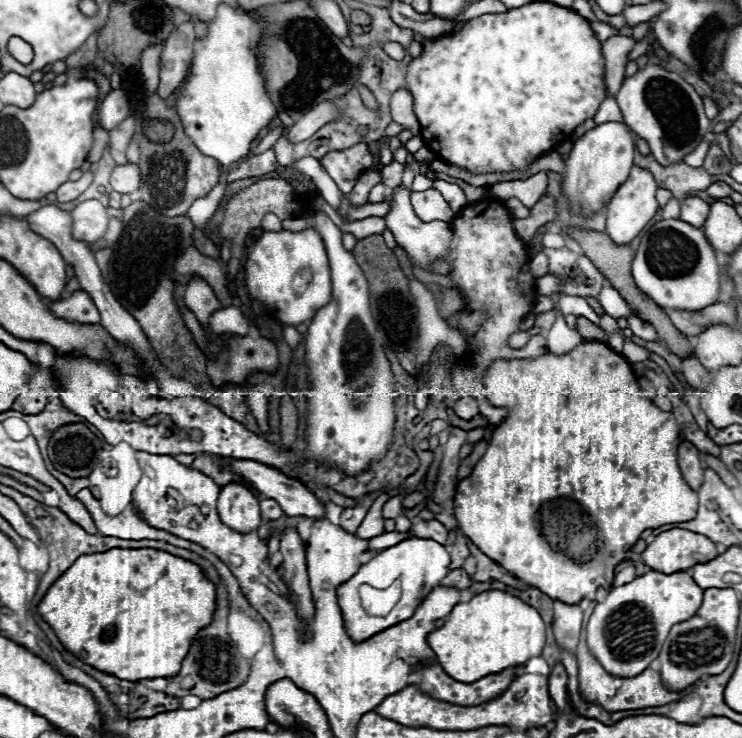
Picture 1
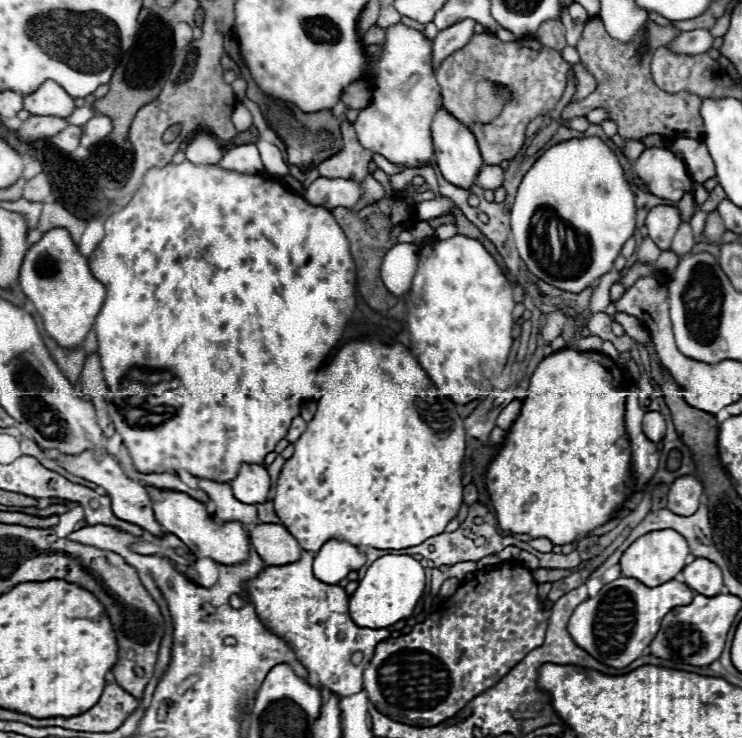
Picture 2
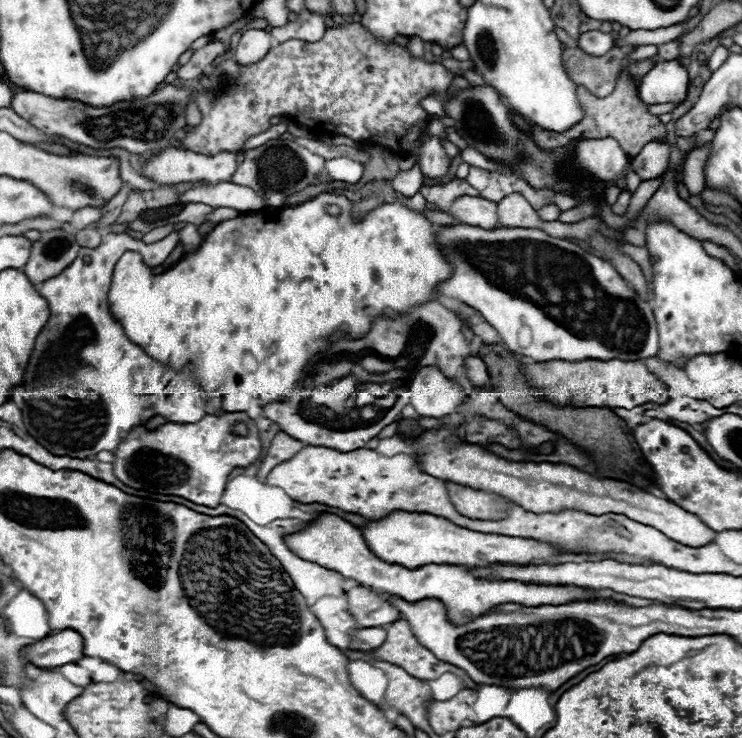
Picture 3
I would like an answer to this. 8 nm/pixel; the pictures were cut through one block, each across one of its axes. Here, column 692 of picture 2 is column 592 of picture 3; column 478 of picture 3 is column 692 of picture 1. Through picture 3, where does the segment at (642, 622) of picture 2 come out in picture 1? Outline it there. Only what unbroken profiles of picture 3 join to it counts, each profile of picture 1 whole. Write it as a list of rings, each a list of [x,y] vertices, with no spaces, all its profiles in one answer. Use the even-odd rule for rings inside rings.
[[[648,572],[632,582],[612,588],[602,604],[596,604],[588,624],[586,642],[590,654],[602,664],[602,668],[620,678],[634,678],[644,672],[658,656],[670,628],[676,622],[684,622],[696,614],[702,604],[702,592],[688,572],[660,574]]]

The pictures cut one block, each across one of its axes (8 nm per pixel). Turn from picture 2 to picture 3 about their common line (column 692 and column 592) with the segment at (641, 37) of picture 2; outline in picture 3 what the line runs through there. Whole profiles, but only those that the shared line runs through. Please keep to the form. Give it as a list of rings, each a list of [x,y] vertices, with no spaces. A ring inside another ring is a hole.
[[[624,72],[620,74],[616,88],[610,96],[594,98],[594,94],[590,94],[586,88],[578,86],[578,100],[582,102],[586,114],[584,114],[582,122],[578,126],[570,128],[566,134],[550,134],[550,132],[542,132],[542,130],[534,128],[534,140],[540,148],[548,148],[548,150],[562,148],[578,138],[614,138],[614,140],[618,140],[622,150],[626,150],[626,154],[636,156],[648,142],[660,140],[666,136],[666,126],[658,120],[658,116],[654,116],[646,110],[646,104],[642,104],[638,100],[634,86],[630,84],[630,80],[626,78]]]

